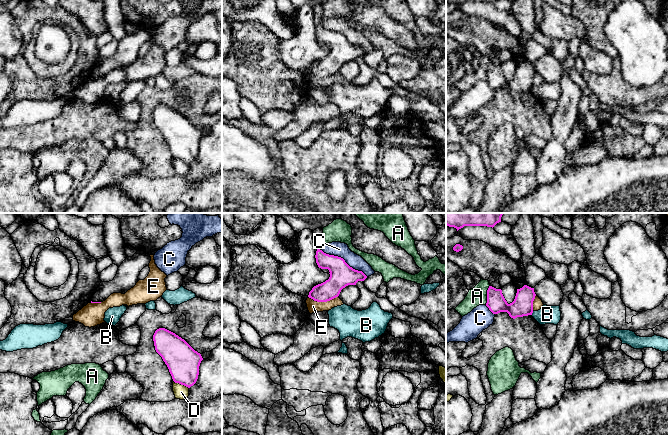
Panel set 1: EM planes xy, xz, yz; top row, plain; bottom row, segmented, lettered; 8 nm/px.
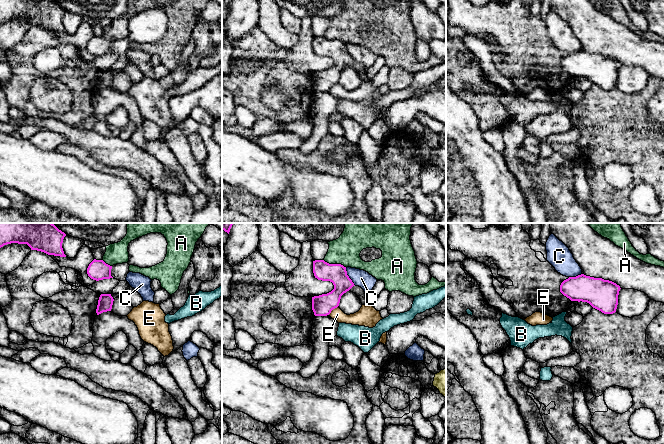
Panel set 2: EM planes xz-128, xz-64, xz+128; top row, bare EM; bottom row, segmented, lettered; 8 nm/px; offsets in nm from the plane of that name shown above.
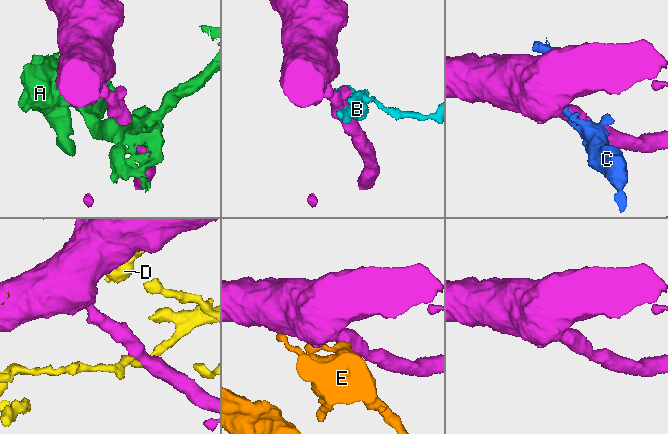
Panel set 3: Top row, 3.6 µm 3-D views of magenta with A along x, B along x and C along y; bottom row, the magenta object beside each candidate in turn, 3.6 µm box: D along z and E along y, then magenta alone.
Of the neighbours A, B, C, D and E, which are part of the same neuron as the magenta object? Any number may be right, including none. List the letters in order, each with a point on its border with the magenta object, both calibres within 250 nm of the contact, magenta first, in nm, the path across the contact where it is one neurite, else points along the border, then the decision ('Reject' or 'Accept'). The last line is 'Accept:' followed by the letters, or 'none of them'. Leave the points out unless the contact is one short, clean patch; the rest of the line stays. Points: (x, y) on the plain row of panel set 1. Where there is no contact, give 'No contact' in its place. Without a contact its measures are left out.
A: Touches magenta at yz (487, 71). Thickness 150 nm (magenta) against 150 nm. Reject
B: Touches magenta at yz (532, 88). Thickness 160 nm (magenta) against 140 nm. Boundary: yz (533, 87), (531, 90). Reject
C: Touches magenta at xz (343, 35). Thickness 190 nm (magenta) against 120 nm. Boundary: xz (319, 24), (340, 32), (367, 52). Reject
D: Touches magenta at xy (181, 160). Thickness 260 nm (magenta) against 120 nm. Reject
E: Touches magenta at xz (323, 77). Thickness 180 nm (magenta) against 100 nm. Reject
Accept: none of them

